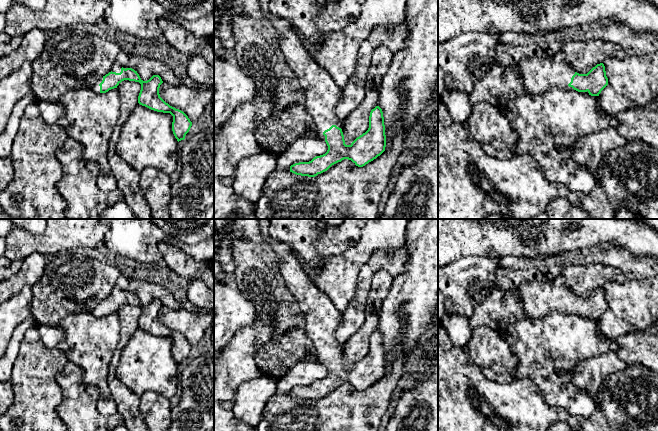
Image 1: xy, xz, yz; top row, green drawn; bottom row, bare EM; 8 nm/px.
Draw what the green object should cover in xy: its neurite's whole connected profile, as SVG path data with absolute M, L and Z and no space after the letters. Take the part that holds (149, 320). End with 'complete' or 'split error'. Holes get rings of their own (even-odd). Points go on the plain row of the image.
M115 286L110 296L100 302L91 313L97 318L106 317L117 312L124 304L139 306L141 314L138 327L157 336L170 337L173 340L172 355L175 362L178 366L185 363L192 346L183 335L170 330L160 321L159 312L163 305L159 299L153 299L149 304L143 305L137 295Z; split error

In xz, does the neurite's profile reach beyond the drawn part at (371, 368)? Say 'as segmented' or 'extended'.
extended

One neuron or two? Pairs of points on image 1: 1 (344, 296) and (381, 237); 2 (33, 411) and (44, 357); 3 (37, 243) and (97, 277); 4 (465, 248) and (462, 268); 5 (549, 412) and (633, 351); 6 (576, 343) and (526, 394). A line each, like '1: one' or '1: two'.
1: one
2: one
3: two
4: two
5: two
6: two

